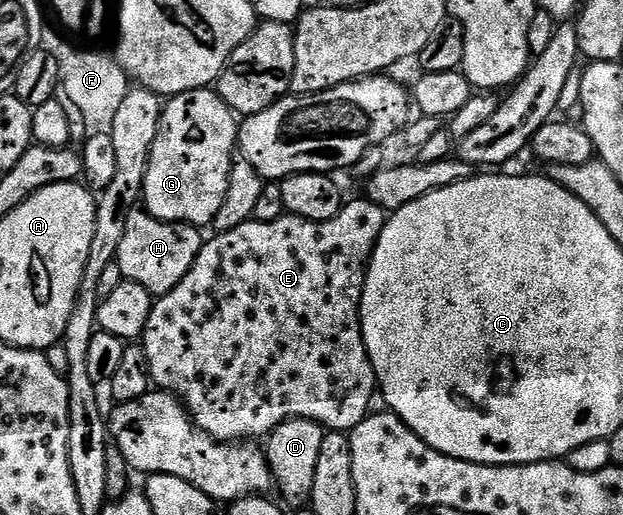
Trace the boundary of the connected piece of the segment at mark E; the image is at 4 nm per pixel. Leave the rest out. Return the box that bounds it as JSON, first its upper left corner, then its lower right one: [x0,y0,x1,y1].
[141,196,383,442]

